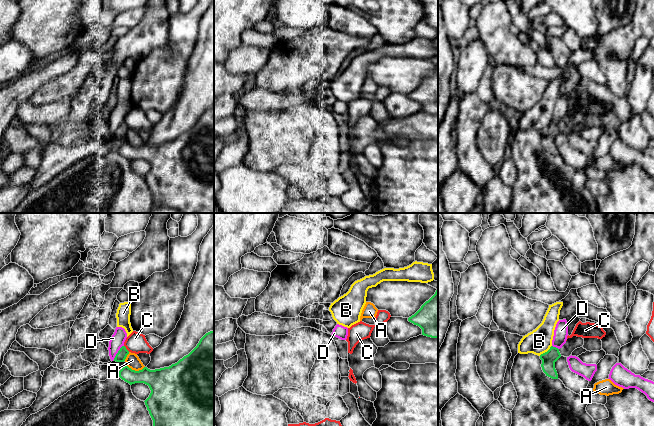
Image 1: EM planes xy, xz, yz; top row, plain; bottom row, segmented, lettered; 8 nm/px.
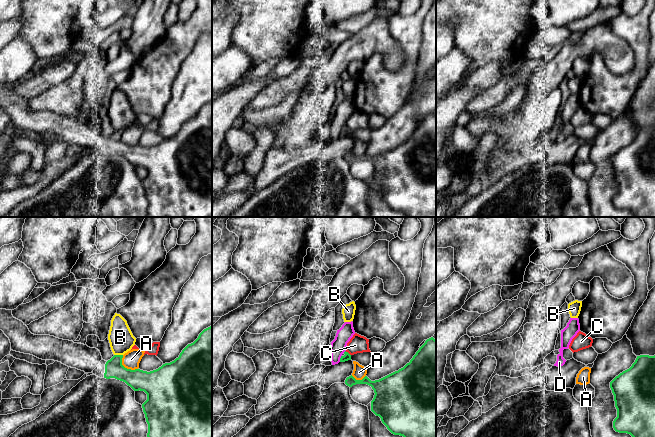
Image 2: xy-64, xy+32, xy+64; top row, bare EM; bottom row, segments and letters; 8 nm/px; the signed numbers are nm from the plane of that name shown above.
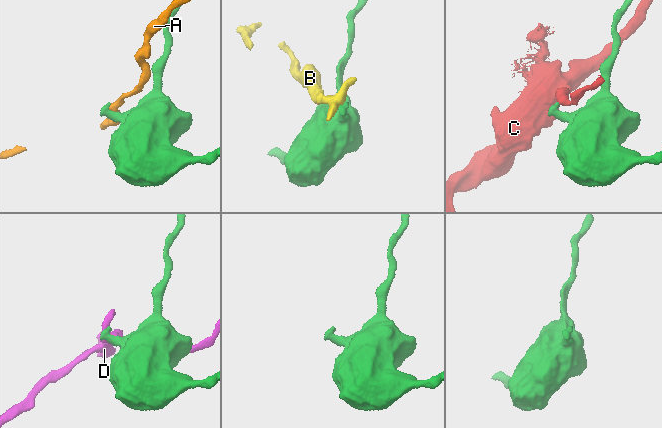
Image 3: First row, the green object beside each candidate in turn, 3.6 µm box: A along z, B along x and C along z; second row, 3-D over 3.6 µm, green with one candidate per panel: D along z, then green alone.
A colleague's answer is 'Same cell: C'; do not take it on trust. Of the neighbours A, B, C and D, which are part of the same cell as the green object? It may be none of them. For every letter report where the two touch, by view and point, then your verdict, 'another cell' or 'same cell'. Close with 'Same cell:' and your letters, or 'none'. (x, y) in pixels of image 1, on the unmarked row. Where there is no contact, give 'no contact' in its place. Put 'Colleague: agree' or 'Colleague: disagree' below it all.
A: xy (136, 147) | another cell
B: yz (545, 128) | another cell
C: xy (125, 124) | another cell
D: xy (118, 128) | another cell
Same cell: none
Colleague: disagree

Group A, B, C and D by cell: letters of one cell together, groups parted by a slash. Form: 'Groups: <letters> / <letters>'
Groups: A / B / C / D

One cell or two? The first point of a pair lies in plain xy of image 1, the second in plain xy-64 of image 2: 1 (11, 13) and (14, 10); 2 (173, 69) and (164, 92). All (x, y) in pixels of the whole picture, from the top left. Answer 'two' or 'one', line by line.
1: one
2: one

